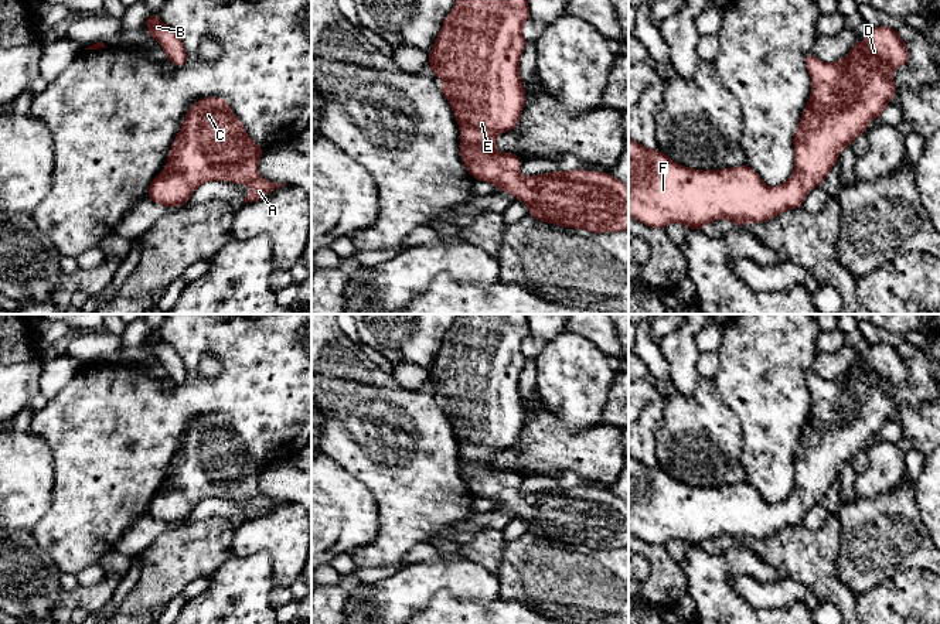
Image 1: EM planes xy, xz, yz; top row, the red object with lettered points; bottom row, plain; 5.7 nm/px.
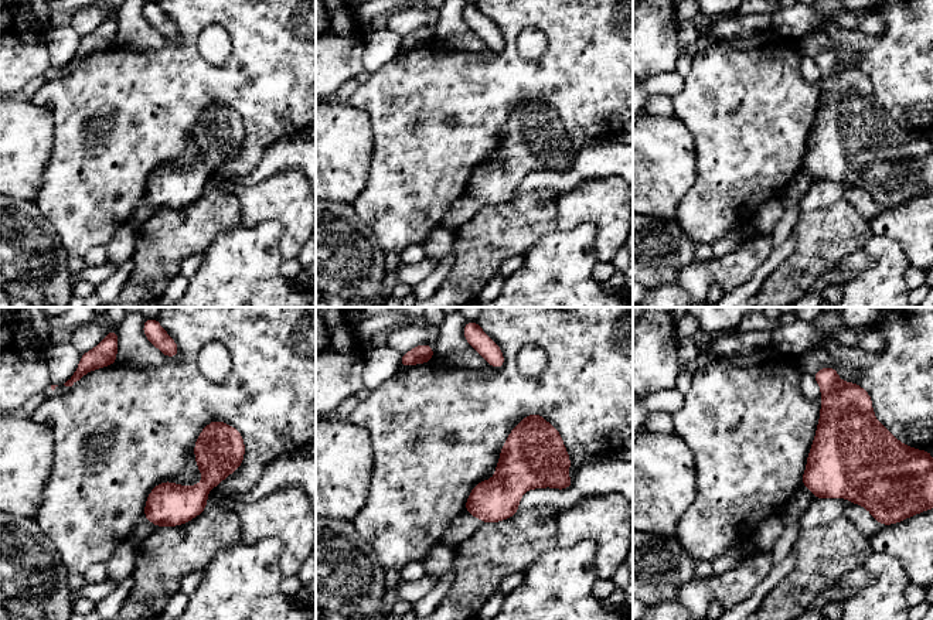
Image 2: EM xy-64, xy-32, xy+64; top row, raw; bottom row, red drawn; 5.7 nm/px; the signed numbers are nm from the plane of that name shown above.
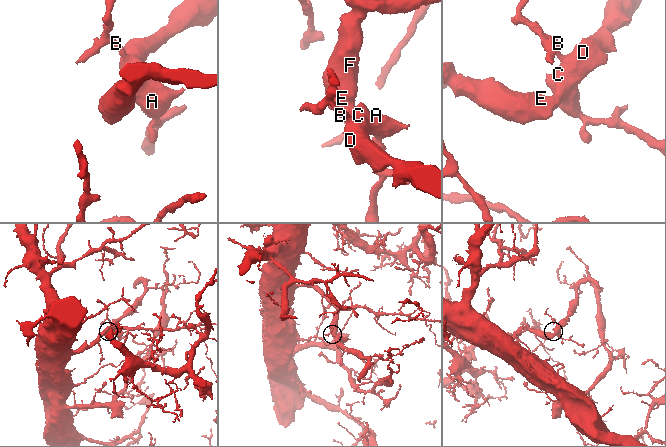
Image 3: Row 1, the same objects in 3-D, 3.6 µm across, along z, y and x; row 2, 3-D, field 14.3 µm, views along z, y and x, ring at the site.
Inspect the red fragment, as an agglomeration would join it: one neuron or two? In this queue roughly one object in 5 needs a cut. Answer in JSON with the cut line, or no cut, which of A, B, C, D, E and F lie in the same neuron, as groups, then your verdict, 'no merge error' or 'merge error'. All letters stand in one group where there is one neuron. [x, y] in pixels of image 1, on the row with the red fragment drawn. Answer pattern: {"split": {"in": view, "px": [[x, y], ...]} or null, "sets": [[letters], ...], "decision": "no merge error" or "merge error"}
{"split": null, "sets": [["A", "B", "C", "D", "E", "F"]], "decision": "no merge error"}

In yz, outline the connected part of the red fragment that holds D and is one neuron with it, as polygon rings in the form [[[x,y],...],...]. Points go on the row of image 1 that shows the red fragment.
[[[881,25],[872,27],[869,35],[855,42],[838,62],[825,64],[811,52],[804,59],[813,89],[793,137],[794,174],[784,184],[767,187],[746,164],[711,171],[688,168],[629,136],[629,216],[651,228],[664,229],[680,222],[698,231],[718,219],[729,219],[738,226],[746,226],[747,221],[762,224],[783,211],[803,207],[808,191],[822,184],[839,153],[866,132],[873,117],[881,117],[896,93],[892,74],[909,62],[909,52],[895,28]]]

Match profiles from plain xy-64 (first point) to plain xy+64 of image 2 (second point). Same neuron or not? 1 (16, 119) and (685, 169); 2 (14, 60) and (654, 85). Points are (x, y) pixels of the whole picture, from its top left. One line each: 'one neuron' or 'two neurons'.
1: one neuron
2: two neurons

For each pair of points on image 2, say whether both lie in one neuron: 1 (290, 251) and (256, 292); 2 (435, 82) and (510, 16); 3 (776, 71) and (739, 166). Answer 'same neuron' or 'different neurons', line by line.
1: different neurons
2: same neuron
3: same neuron

